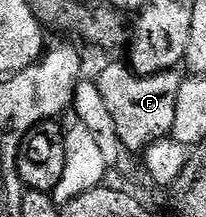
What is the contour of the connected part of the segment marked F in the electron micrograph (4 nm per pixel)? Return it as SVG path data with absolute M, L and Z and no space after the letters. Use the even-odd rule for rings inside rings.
M125 62L110 63L96 76L96 82L104 102L112 113L116 133L127 152L145 152L147 147L171 134L176 118L177 95L180 93L183 76L177 70L159 75L140 76Z

